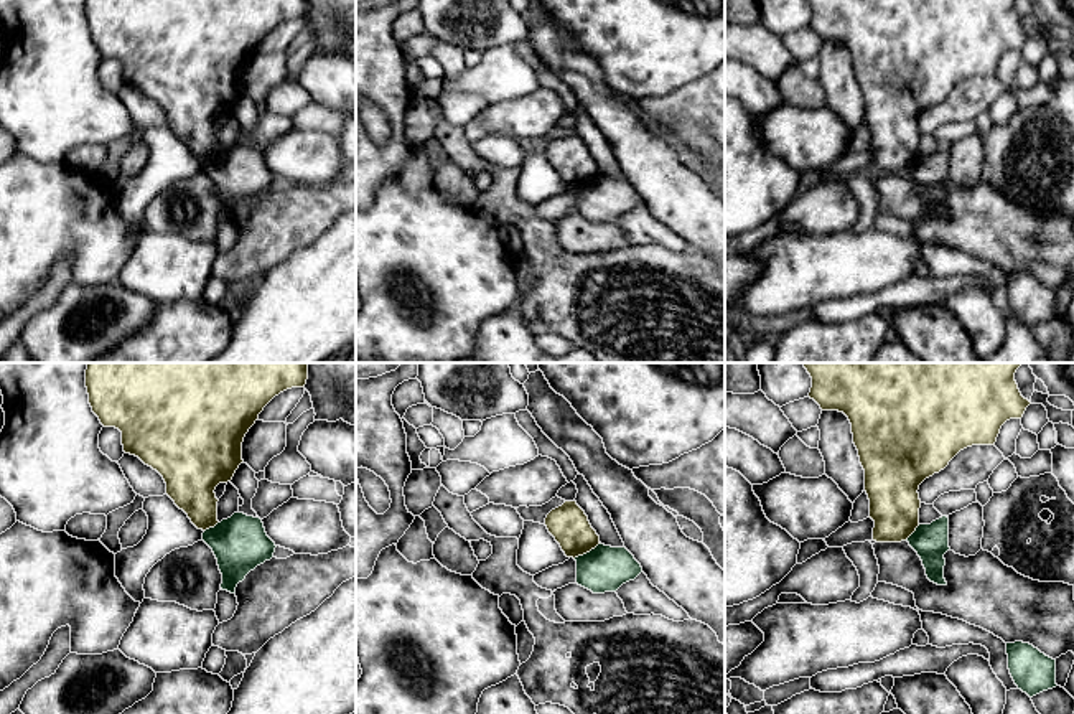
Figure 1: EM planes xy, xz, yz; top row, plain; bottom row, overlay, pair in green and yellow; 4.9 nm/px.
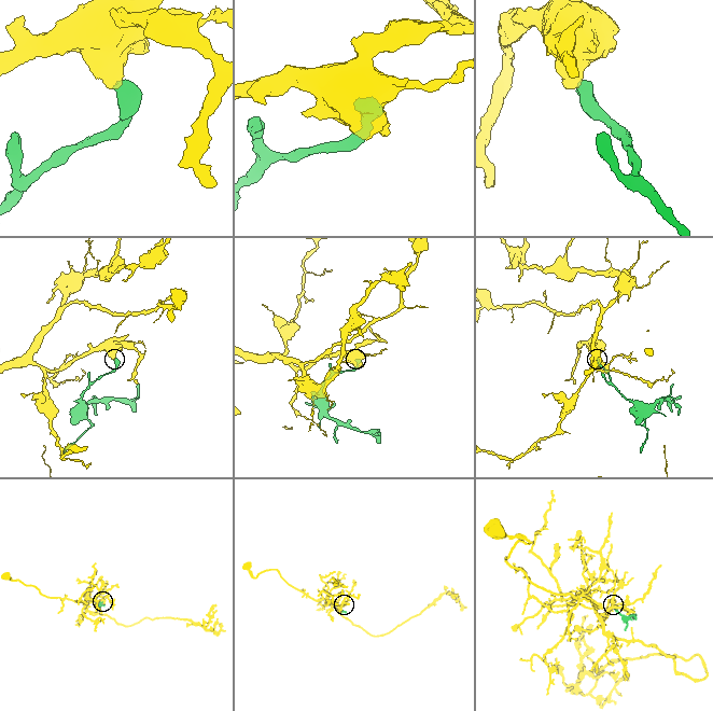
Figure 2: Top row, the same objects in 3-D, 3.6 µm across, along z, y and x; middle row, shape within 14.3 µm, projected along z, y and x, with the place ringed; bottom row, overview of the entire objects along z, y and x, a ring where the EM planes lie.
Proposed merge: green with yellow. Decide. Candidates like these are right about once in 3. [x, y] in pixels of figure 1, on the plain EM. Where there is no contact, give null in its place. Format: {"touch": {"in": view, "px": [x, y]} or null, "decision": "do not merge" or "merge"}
{"touch": {"in": "xz", "px": [587, 183]}, "decision": "do not merge"}

